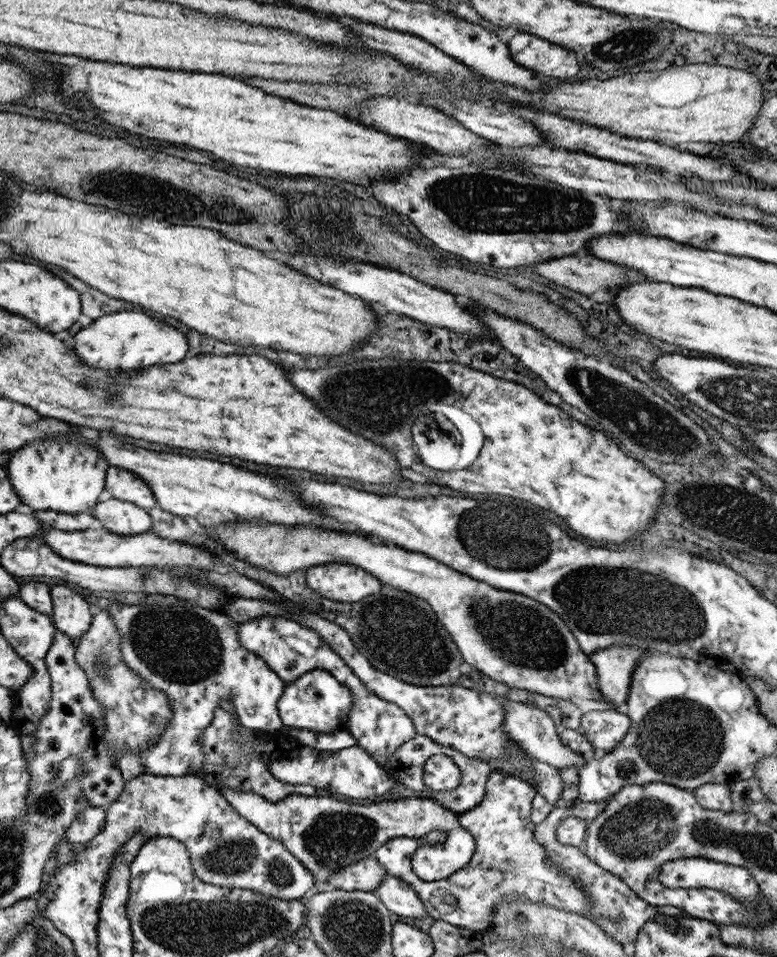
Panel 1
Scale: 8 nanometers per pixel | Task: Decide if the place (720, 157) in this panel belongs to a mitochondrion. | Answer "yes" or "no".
no

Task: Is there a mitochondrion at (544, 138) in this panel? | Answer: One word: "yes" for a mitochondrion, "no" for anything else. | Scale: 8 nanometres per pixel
no

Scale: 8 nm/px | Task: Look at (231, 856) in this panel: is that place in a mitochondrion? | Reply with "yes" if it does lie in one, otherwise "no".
yes

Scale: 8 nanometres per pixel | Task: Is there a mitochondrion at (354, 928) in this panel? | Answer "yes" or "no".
yes

